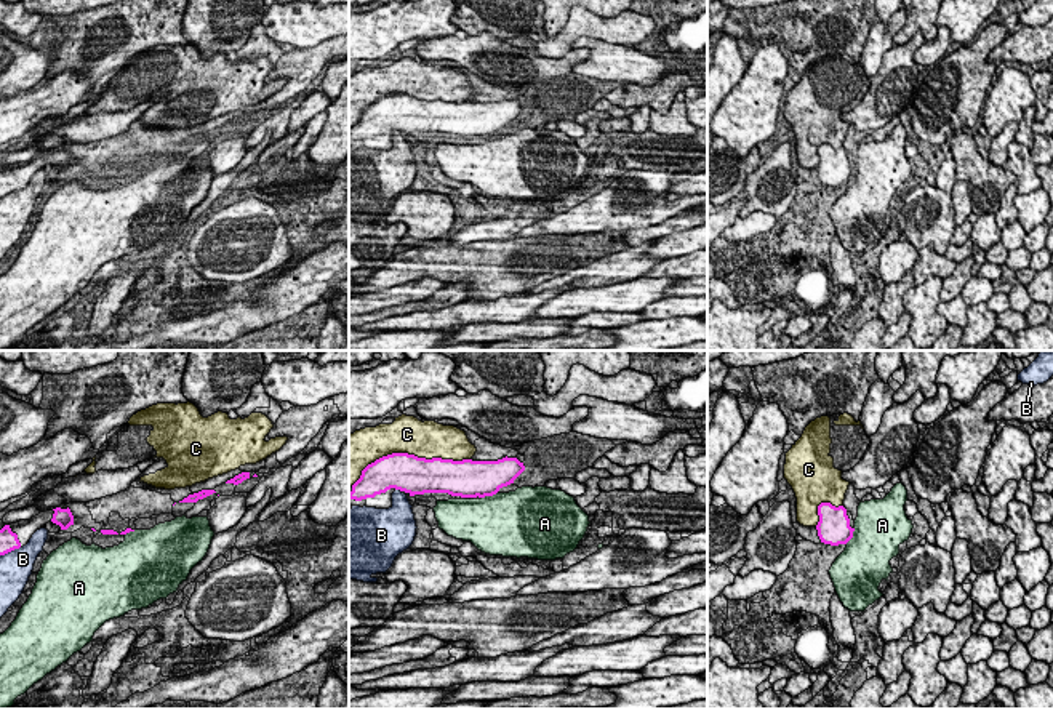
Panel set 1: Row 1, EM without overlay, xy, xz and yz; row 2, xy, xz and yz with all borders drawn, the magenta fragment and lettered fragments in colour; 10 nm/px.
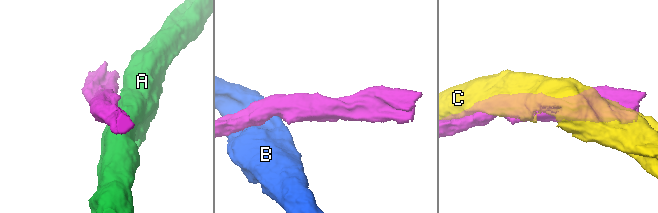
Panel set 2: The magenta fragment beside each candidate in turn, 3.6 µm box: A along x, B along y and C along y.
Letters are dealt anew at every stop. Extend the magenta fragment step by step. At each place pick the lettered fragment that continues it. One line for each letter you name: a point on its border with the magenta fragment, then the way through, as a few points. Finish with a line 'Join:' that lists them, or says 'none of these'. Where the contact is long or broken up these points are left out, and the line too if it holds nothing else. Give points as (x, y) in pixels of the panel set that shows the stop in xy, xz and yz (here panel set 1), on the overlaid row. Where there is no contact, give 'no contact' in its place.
Join: none of these

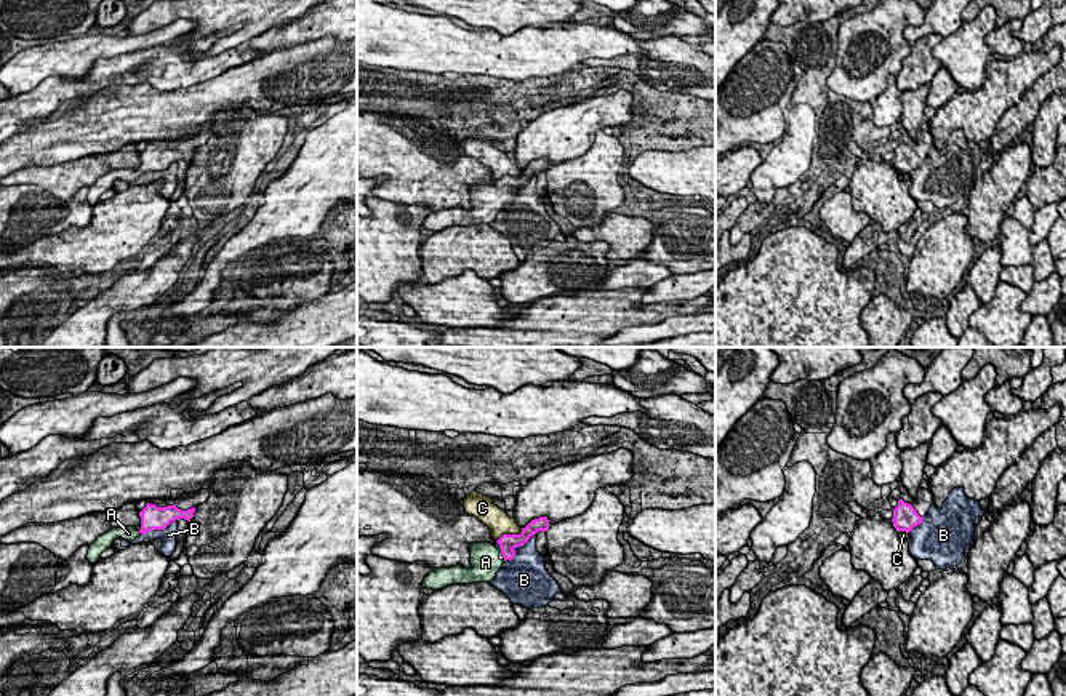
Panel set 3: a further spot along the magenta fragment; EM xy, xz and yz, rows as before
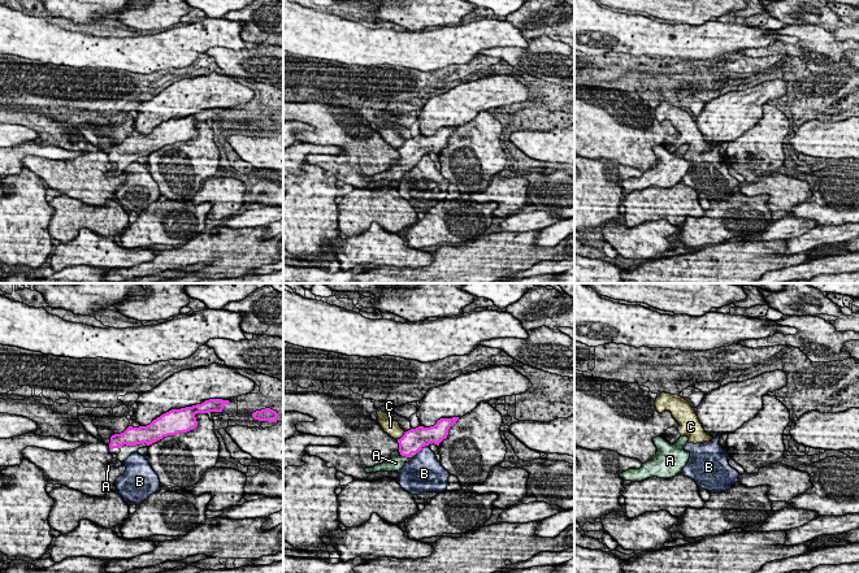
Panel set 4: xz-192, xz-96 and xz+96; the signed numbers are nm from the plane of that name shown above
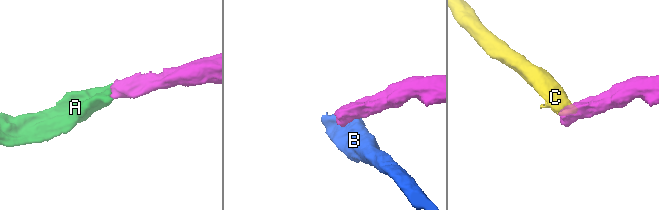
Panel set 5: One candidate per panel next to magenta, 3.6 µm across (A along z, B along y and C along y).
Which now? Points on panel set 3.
A: no contact
Join: A

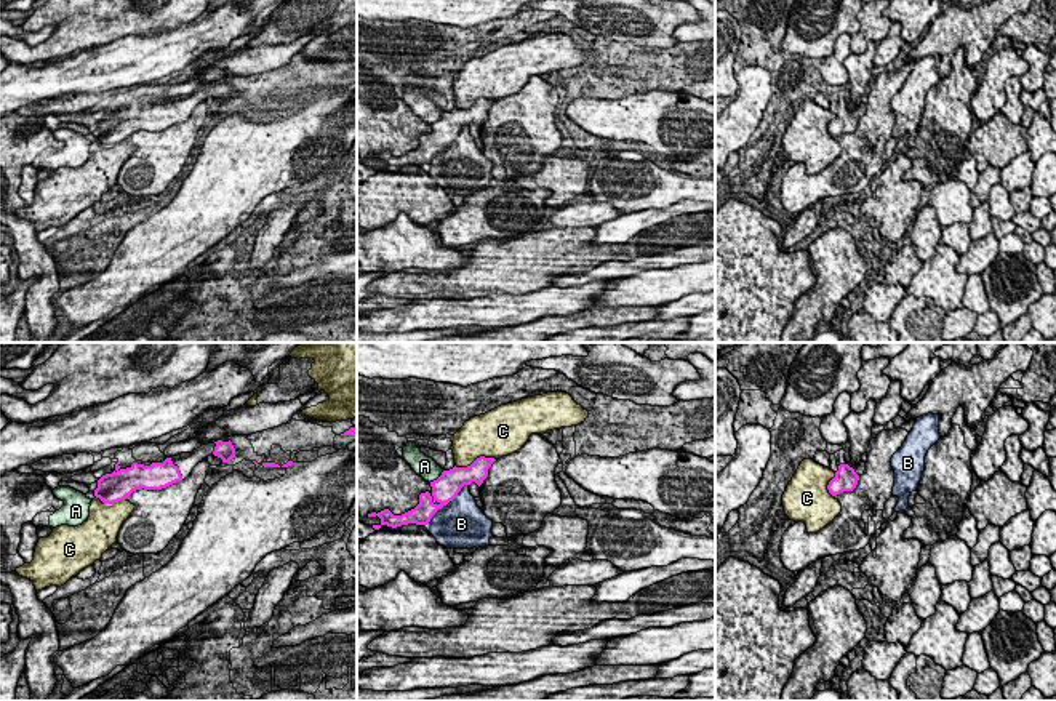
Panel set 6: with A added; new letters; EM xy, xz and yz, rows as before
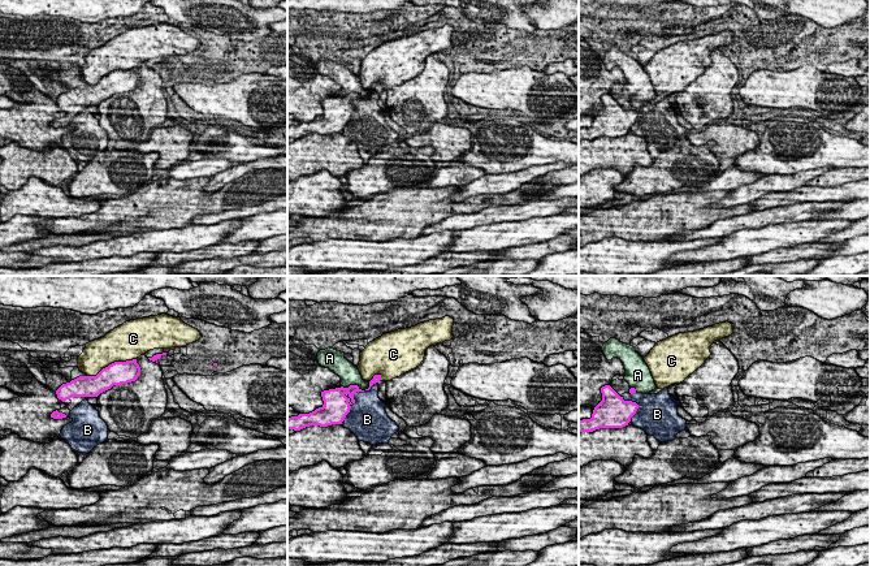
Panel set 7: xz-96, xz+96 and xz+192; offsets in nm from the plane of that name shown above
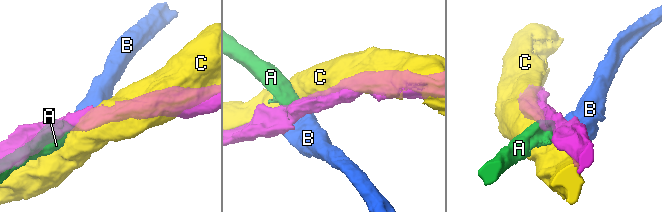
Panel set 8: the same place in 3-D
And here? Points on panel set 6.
Join: none of these

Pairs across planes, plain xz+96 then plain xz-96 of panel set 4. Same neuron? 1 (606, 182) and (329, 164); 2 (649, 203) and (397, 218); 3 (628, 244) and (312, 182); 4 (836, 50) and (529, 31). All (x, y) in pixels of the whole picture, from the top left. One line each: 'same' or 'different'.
1: different
2: same
3: different
4: different

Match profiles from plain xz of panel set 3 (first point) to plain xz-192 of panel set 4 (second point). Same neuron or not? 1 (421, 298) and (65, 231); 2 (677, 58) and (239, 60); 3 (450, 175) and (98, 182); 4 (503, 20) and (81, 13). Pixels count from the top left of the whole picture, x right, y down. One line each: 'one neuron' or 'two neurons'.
1: two neurons
2: one neuron
3: one neuron
4: two neurons

